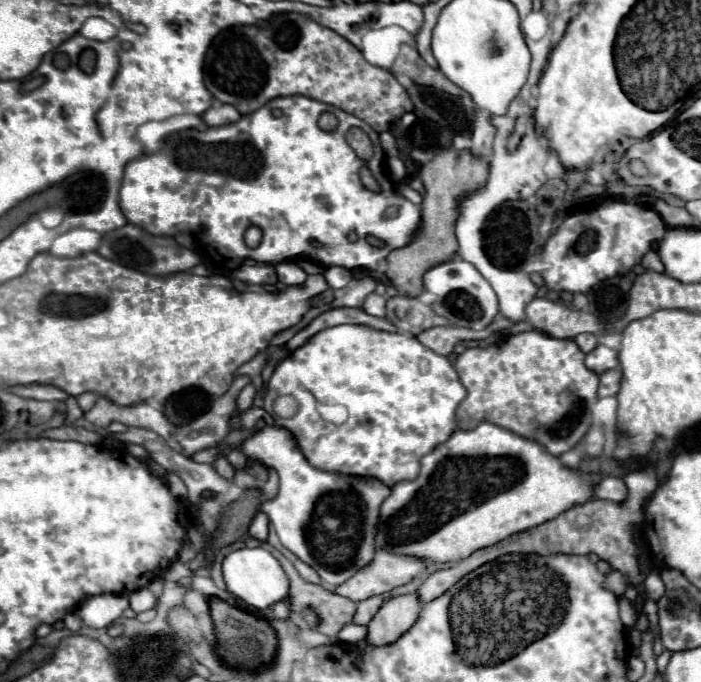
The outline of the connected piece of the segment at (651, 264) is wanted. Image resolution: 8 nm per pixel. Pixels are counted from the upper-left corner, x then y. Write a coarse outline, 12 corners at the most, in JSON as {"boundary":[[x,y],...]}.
{"boundary":[[655,251],[643,257],[641,265],[655,273],[665,273],[665,267]]}

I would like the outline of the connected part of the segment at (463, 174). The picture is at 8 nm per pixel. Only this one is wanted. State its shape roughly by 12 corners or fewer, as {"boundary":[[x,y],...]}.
{"boundary":[[455,147],[423,165],[421,227],[387,257],[407,297],[455,257],[459,205],[489,165]]}

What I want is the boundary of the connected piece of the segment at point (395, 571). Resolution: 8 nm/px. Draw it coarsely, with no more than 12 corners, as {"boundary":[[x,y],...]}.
{"boundary":[[377,549],[333,591],[363,601],[421,577],[425,561]]}

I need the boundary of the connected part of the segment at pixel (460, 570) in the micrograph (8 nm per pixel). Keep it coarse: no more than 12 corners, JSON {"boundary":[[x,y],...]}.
{"boundary":[[651,469],[625,477],[623,503],[593,497],[511,535],[417,589],[423,603],[507,553],[595,553],[635,587],[631,521],[657,489]]}

